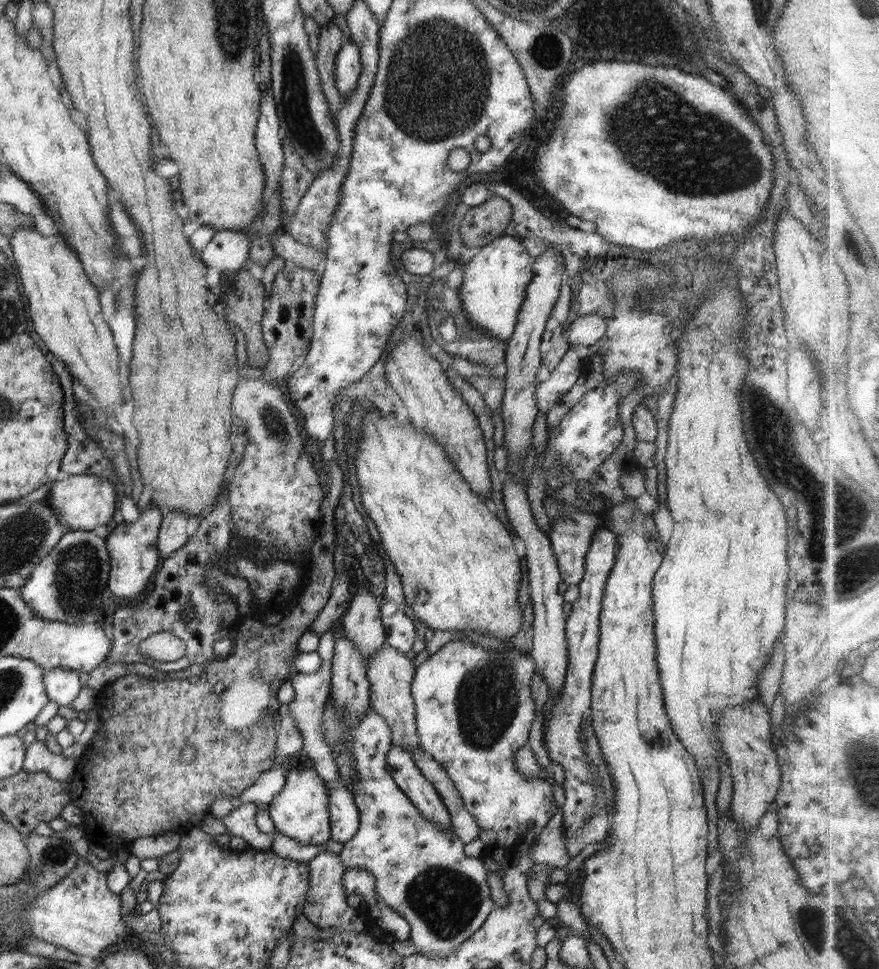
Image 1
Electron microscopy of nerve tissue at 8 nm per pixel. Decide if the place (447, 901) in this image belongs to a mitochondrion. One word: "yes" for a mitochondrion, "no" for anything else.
yes

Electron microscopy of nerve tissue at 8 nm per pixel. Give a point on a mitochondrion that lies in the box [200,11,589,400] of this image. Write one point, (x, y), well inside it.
(435, 87)

